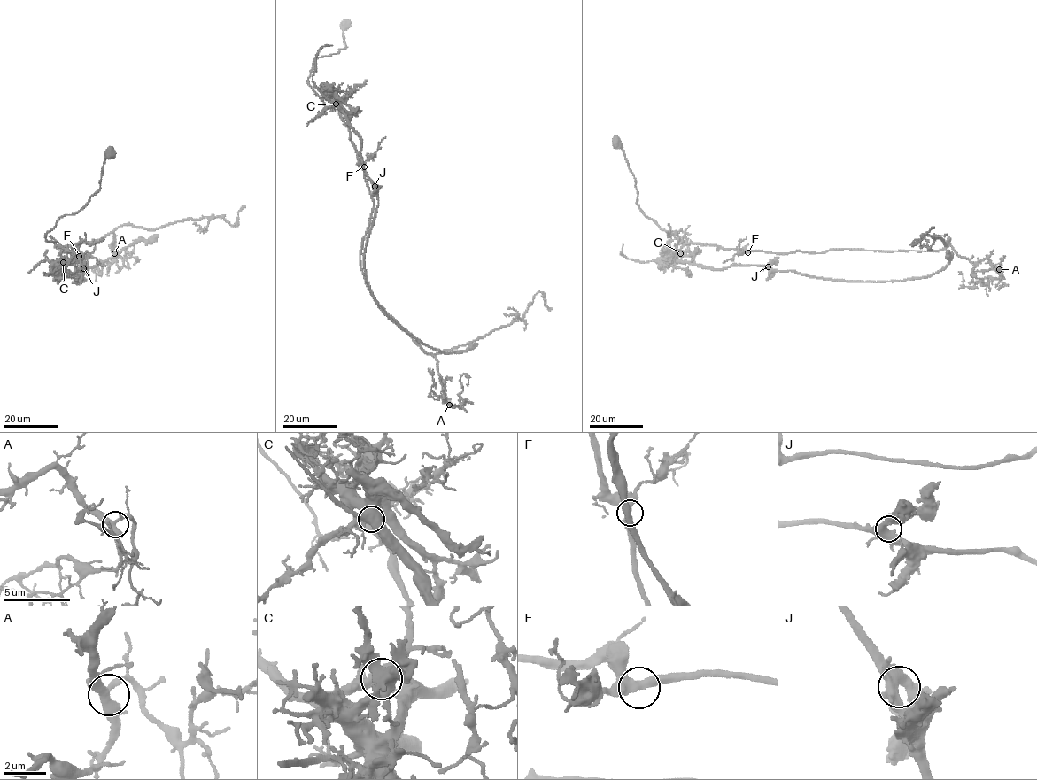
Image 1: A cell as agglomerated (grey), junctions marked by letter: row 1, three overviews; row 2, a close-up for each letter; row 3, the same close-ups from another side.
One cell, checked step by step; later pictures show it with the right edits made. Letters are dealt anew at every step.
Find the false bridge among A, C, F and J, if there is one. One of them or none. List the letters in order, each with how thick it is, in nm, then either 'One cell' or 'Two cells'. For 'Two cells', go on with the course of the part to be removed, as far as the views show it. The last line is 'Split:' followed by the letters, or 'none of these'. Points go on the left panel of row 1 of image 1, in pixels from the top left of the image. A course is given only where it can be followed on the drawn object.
A: Thickness 400 nm. One cell
C: Thickness 380 nm. Two cells. Course of the part to remove: (64, 262), (70, 273), (83, 272), (53, 279), (91, 268), (158, 234)
F: Thickness 380 nm. One cell
J: Thickness 440 nm. One cell
Split: C

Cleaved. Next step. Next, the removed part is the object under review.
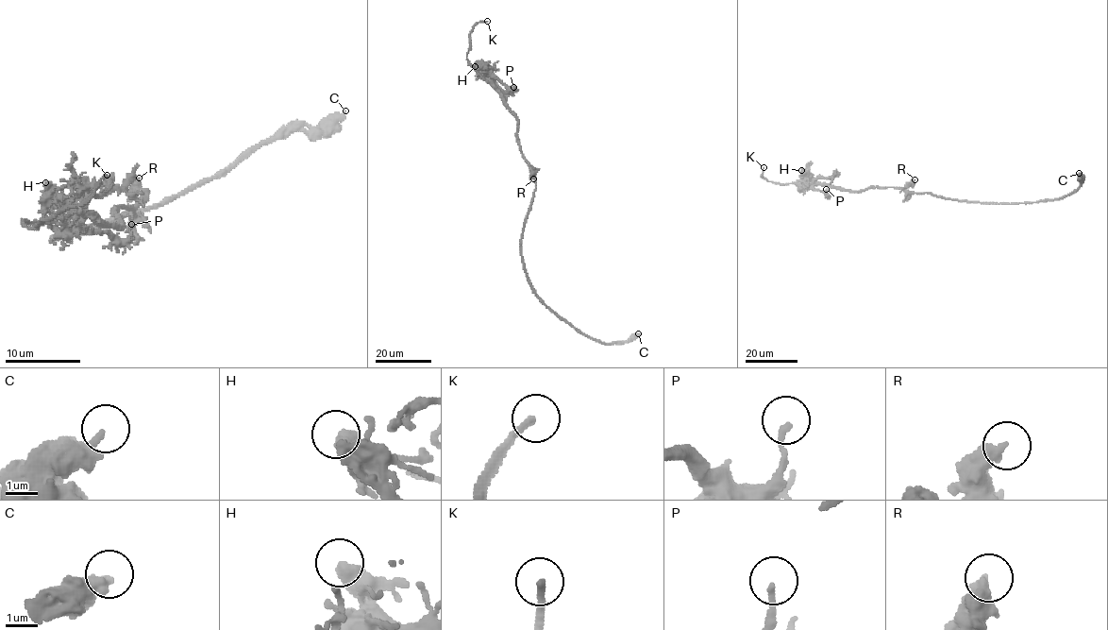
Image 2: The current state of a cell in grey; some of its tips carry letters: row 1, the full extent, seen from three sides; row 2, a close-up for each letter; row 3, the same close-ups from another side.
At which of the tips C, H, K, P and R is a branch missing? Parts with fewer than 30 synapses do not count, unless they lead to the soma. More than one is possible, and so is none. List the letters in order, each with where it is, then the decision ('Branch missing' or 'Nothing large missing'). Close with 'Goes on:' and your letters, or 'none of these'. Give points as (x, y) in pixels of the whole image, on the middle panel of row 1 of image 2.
C: Place: (638, 333). Nothing large missing
H: Place: (475, 66). Nothing large missing
K: Place: (487, 21). Branch missing
P: Place: (513, 87). Nothing large missing
R: Place: (533, 178). Nothing large missing
Goes on: K

